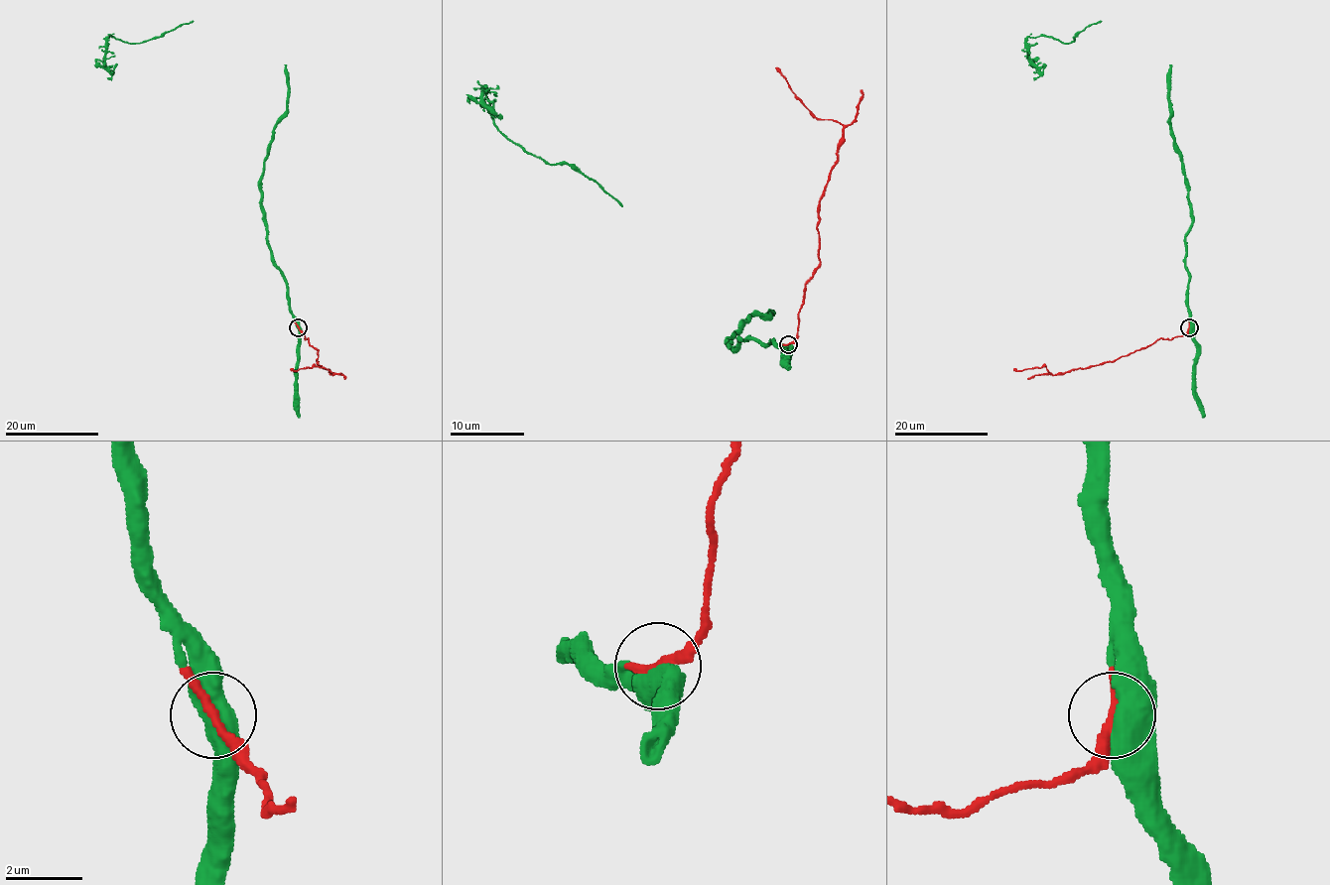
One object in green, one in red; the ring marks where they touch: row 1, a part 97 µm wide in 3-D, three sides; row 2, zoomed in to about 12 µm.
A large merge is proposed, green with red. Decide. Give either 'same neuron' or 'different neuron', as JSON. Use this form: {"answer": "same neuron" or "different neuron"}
{"answer": "same neuron"}

